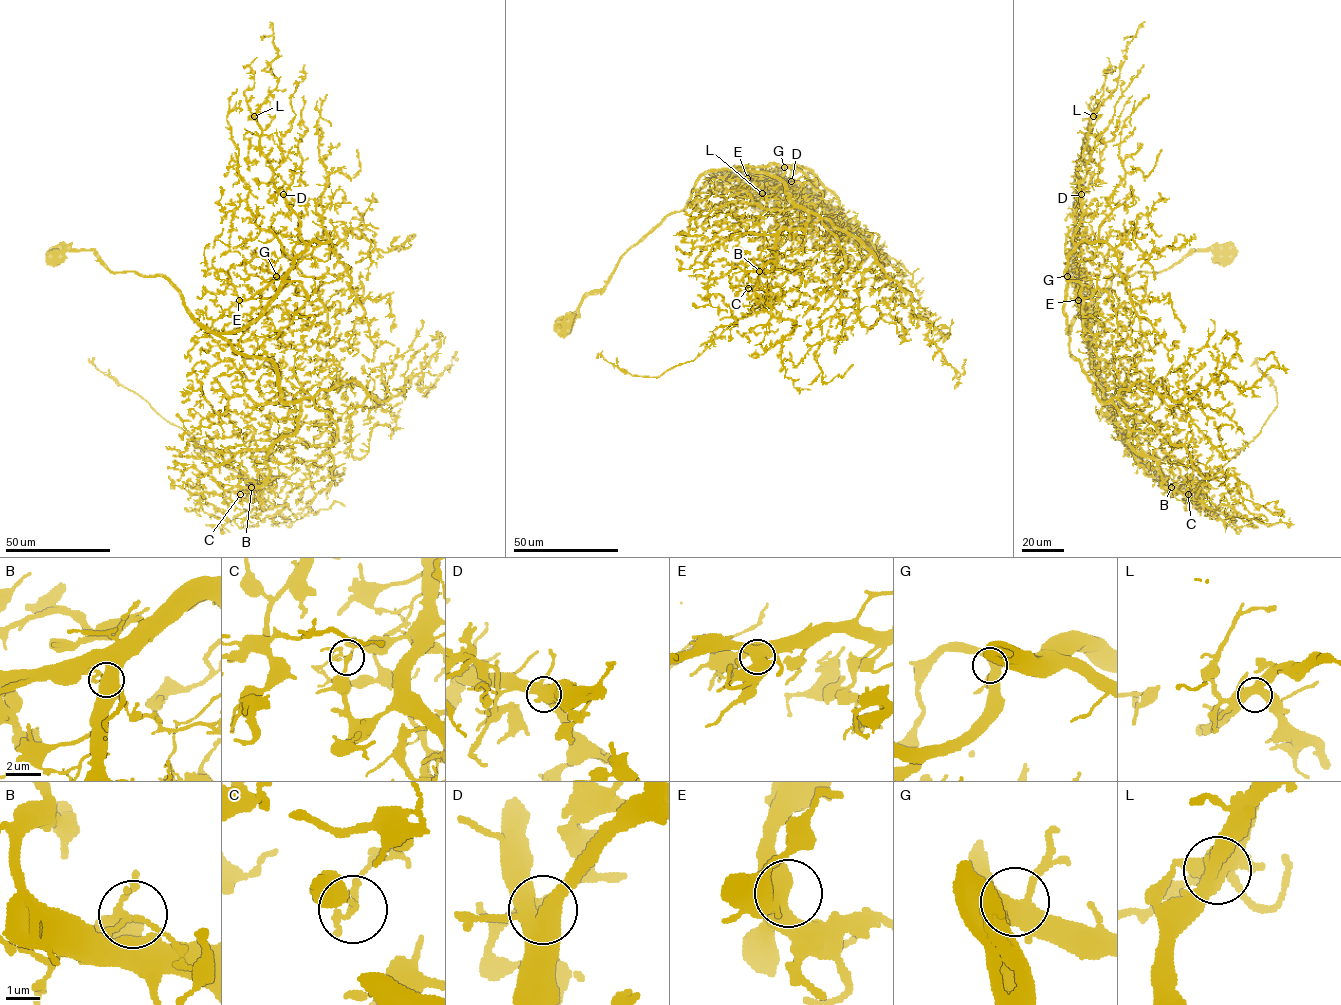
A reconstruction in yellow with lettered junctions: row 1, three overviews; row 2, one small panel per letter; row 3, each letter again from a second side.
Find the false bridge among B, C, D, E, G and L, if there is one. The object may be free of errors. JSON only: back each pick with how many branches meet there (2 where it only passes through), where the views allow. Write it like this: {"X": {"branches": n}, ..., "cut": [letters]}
{"C": {"branches": 4}, "cut": ["C"]}

